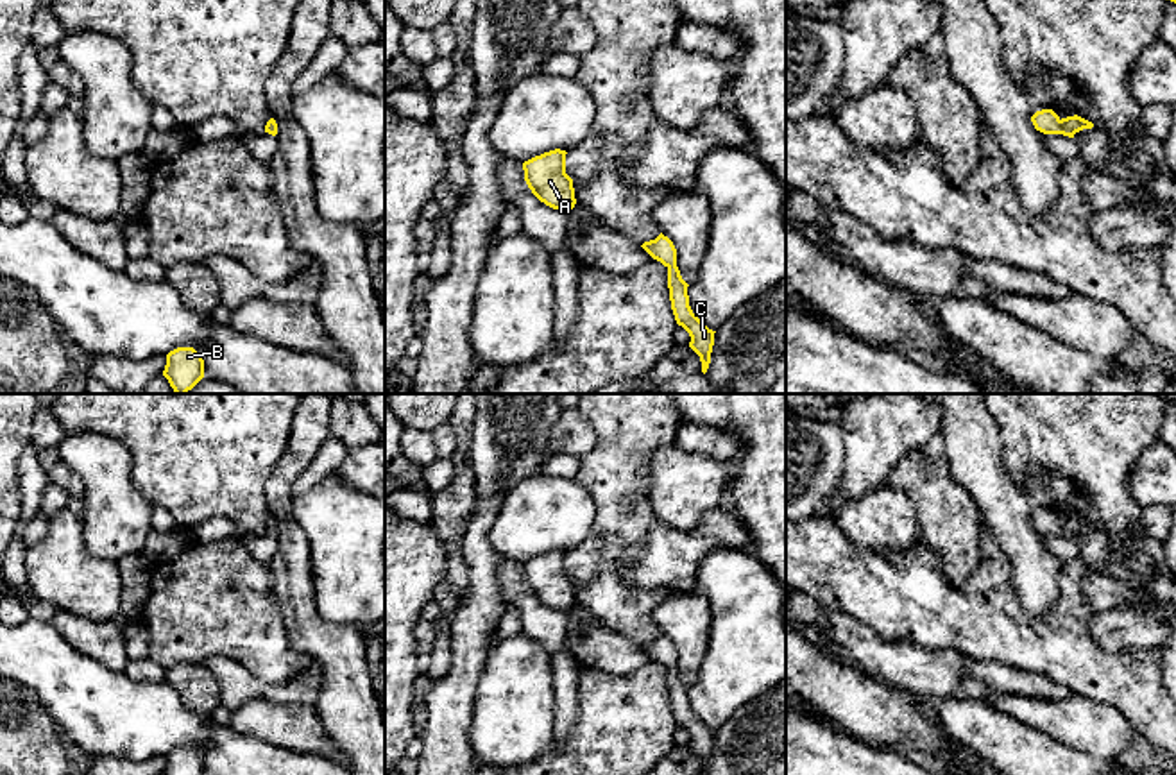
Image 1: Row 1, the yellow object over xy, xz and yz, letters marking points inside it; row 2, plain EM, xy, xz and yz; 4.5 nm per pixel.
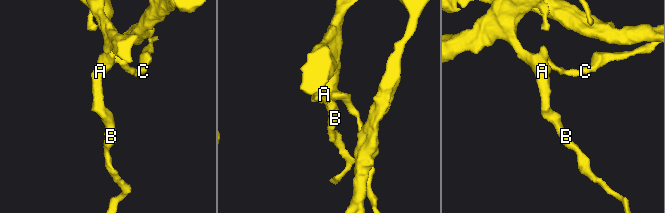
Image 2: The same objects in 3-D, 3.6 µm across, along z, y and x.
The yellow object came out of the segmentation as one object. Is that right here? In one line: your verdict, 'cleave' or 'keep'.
cleave

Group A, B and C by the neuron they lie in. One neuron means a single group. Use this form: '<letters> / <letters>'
A B / C

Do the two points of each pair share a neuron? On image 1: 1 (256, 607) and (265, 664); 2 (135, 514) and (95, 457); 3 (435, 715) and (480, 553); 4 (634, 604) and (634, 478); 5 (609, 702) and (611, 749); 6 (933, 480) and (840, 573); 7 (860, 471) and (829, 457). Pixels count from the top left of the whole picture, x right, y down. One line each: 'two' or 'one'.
1: one
2: one
3: one
4: one
5: one
6: two
7: two

